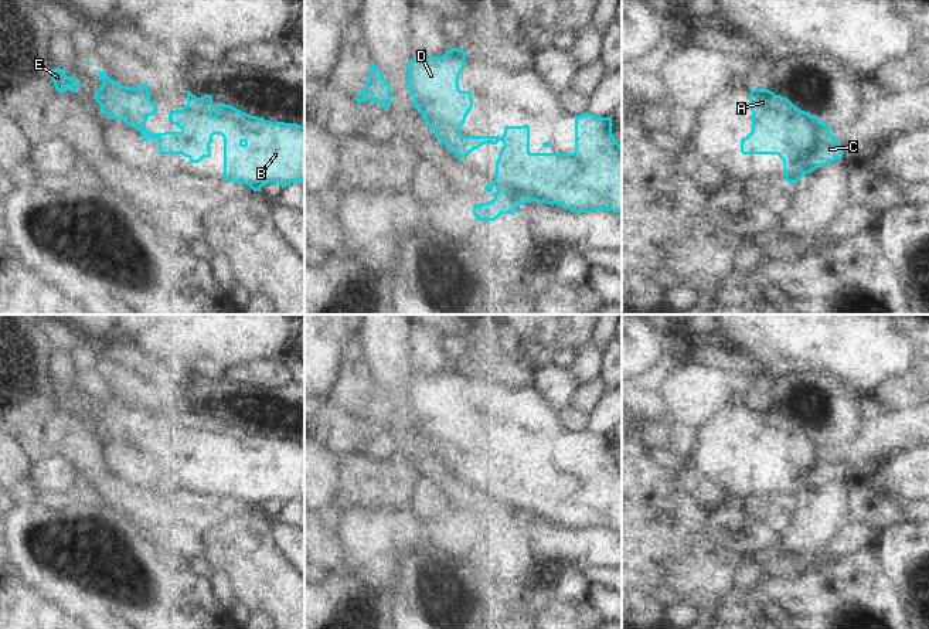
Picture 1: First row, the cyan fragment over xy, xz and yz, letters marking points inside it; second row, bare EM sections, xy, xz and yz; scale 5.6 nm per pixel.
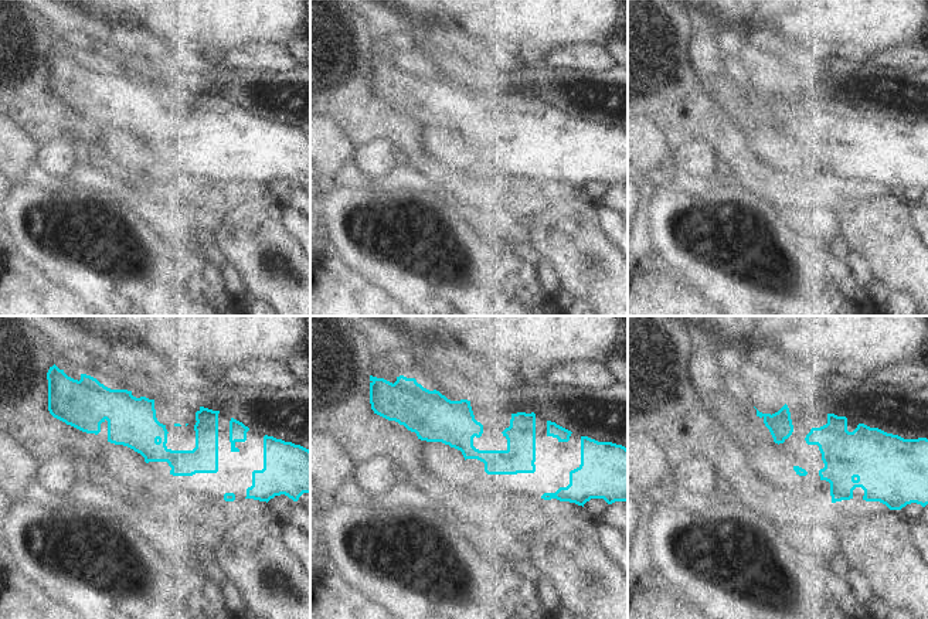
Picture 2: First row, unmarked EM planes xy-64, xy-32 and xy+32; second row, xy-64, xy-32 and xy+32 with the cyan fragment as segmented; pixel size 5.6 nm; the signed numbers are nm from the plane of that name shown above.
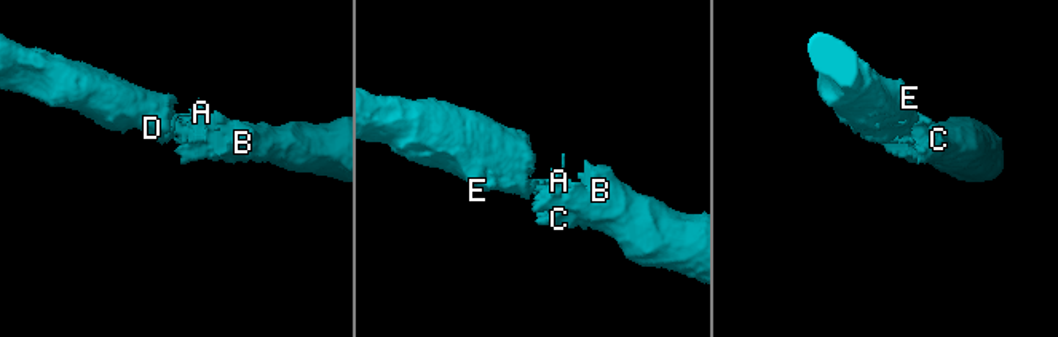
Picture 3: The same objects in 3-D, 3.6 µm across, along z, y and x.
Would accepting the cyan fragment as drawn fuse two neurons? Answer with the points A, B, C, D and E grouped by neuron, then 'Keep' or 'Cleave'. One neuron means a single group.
Groups: A B C D E. Keep.

